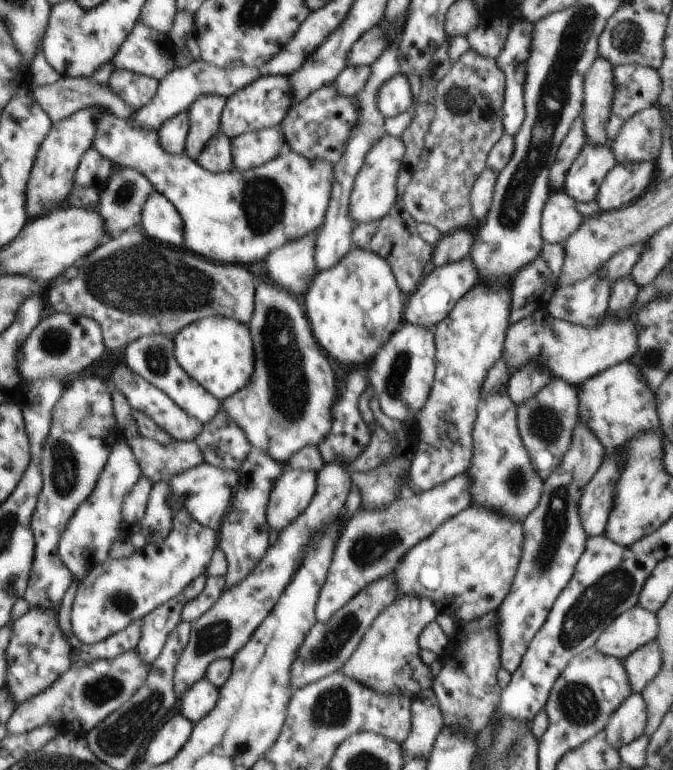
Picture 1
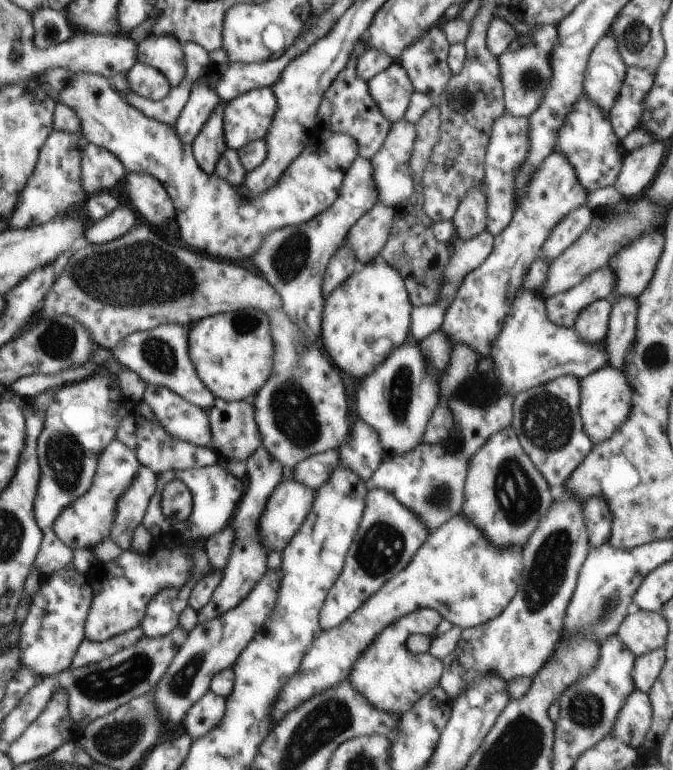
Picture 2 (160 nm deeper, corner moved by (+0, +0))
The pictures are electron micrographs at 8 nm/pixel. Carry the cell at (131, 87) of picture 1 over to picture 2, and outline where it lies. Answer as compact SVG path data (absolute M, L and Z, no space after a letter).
M136 62L127 72L127 77L132 92L153 101L166 98L172 88L162 71L146 63Z

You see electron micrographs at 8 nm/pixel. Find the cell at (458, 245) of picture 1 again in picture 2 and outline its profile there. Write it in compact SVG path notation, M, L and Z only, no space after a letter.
M482 181L463 198L451 221L455 226L455 236L464 240L475 237L487 228L487 194Z

